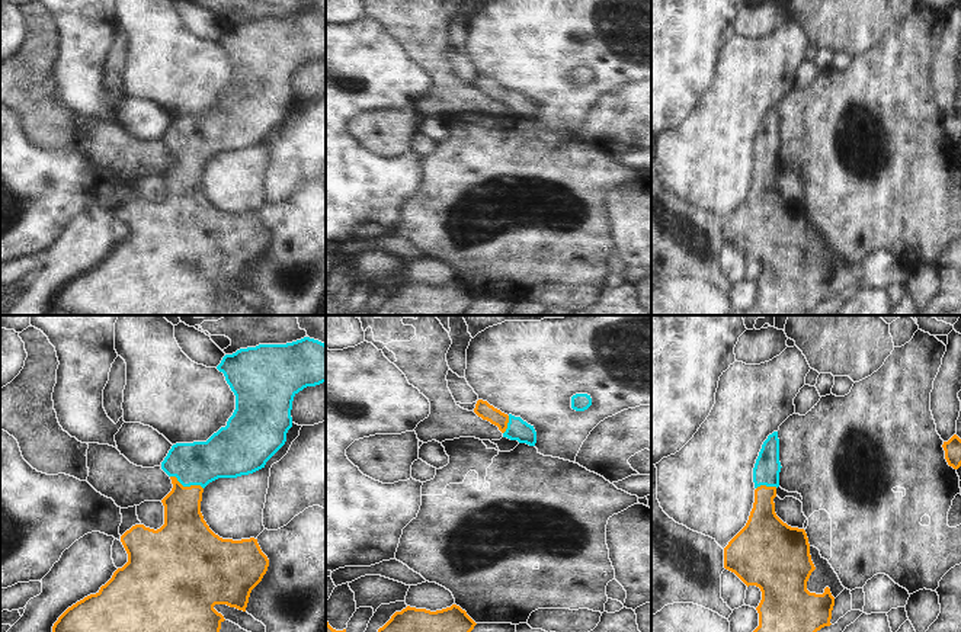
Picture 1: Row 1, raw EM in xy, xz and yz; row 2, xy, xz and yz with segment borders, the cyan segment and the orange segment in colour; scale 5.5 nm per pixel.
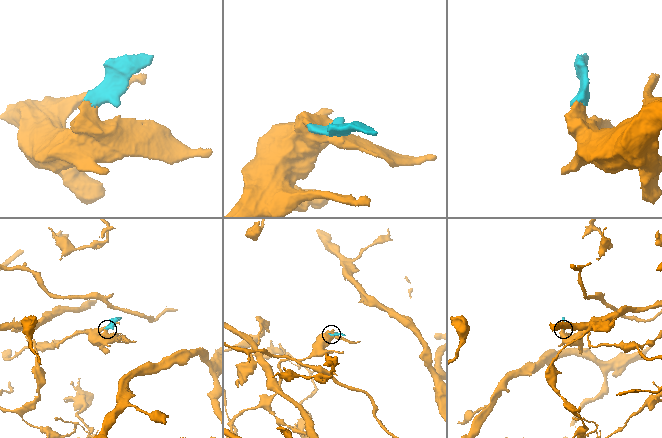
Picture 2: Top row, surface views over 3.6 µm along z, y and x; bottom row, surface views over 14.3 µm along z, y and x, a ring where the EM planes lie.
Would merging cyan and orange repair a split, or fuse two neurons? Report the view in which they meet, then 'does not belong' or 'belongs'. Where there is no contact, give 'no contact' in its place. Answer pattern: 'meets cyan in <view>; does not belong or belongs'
meets cyan in xy; belongs

